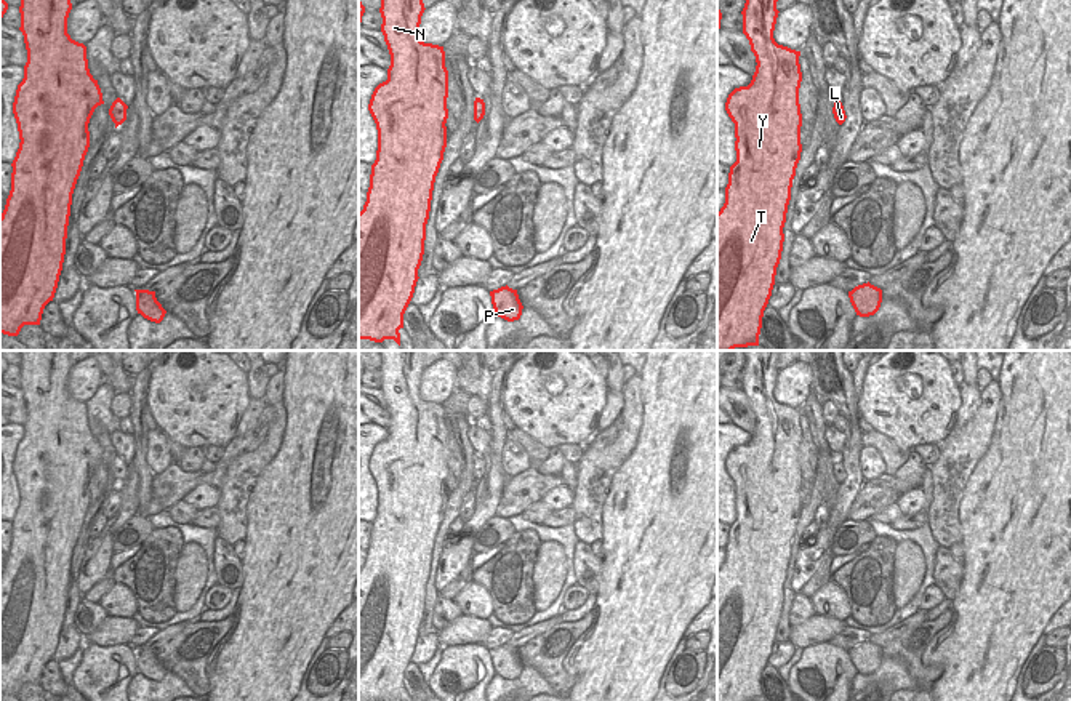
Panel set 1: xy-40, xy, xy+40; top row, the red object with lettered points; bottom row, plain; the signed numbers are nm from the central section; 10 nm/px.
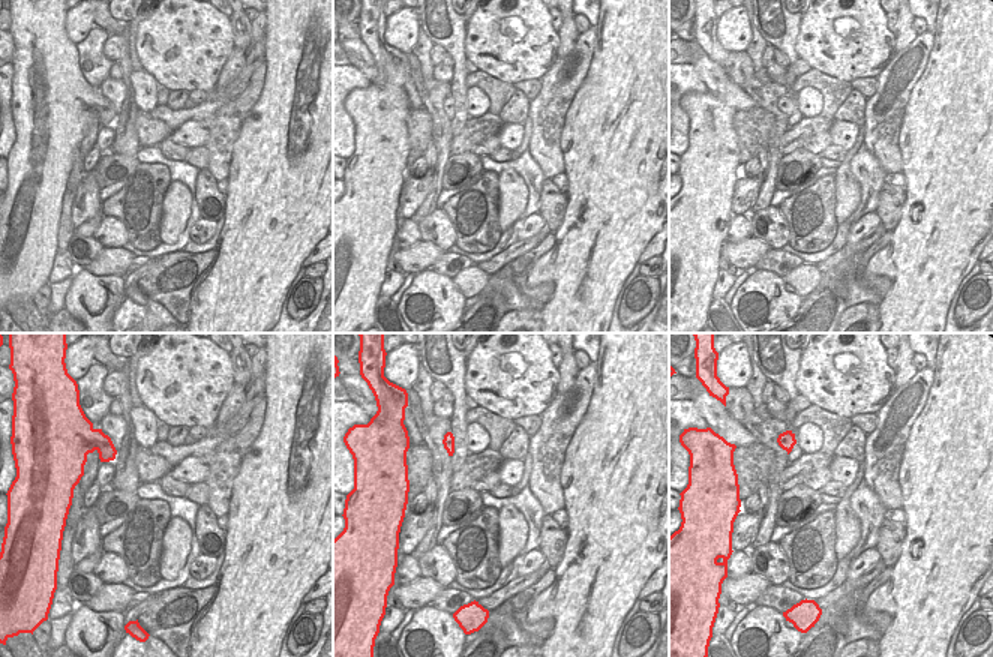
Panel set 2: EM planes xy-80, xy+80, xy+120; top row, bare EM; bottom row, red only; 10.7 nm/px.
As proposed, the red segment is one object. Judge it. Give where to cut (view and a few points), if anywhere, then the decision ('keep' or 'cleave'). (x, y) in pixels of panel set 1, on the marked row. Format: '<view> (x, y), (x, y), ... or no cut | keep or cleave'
no cut | keep

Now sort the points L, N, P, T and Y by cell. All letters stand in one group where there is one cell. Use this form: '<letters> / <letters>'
L N P T Y

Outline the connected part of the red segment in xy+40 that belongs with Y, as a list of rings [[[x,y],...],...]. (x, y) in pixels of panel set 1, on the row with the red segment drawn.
[[[746,0],[743,14],[743,34],[749,40],[756,56],[756,72],[748,86],[735,88],[725,102],[725,110],[735,123],[736,162],[730,166],[725,187],[725,203],[717,213],[717,350],[759,346],[764,310],[772,296],[776,267],[781,259],[788,205],[791,200],[792,179],[800,160],[802,114],[799,88],[802,72],[800,51],[778,45],[773,30],[778,18],[778,0]]]

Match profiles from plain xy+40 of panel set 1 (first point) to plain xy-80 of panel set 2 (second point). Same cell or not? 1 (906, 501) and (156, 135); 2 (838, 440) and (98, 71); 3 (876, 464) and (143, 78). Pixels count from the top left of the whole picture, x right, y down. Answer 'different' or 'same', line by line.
1: different
2: different
3: same

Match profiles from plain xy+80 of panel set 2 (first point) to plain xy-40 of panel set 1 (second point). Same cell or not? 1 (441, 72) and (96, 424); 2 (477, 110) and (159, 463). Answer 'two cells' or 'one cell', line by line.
1: two cells
2: one cell

